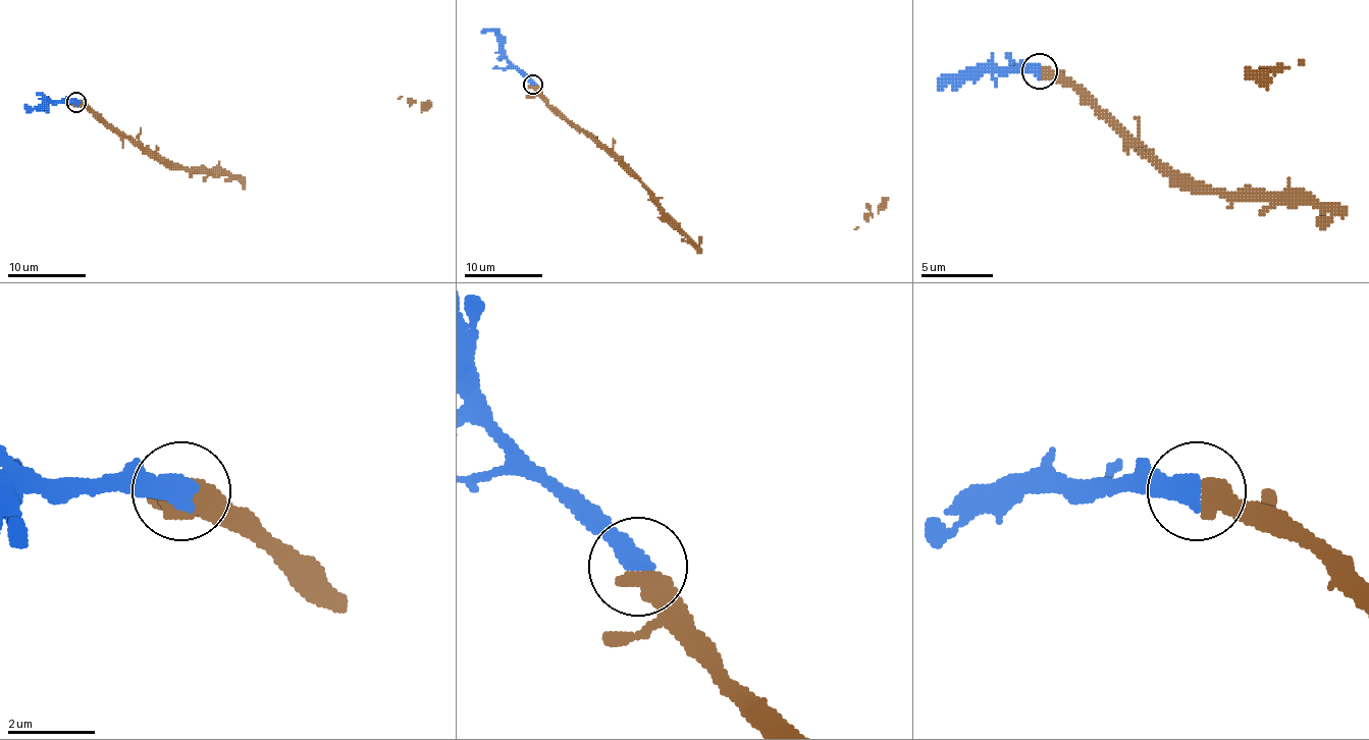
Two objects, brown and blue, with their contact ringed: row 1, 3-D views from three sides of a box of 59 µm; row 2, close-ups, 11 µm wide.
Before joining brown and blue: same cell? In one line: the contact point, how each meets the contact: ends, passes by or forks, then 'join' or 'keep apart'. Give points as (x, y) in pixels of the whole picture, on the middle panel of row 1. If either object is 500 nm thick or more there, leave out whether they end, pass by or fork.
at (533, 85); join

